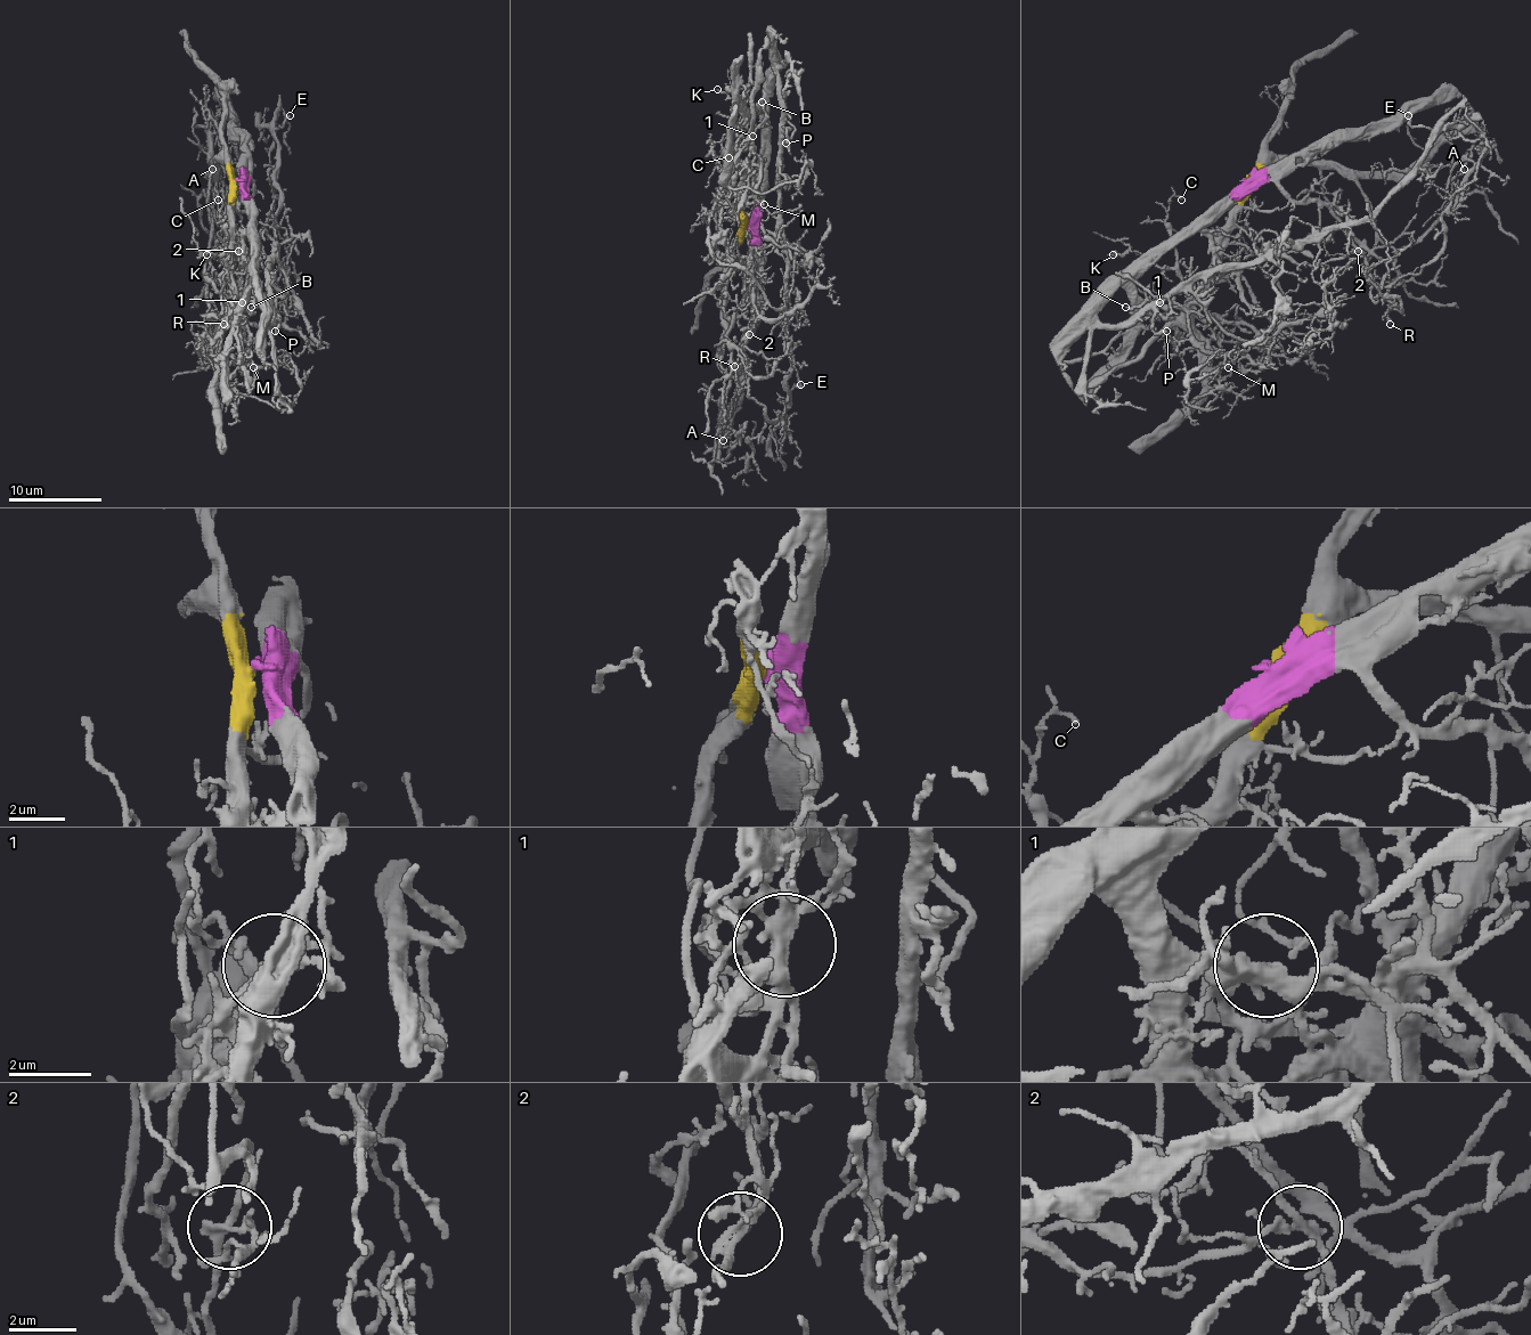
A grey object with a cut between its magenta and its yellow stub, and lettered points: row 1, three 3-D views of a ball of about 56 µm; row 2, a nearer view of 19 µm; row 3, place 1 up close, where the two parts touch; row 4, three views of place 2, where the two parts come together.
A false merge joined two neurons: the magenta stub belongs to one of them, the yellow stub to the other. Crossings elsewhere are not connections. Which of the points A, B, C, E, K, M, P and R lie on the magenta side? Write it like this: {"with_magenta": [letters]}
{"with_magenta": ["B", "E", "M", "P", "R"]}

